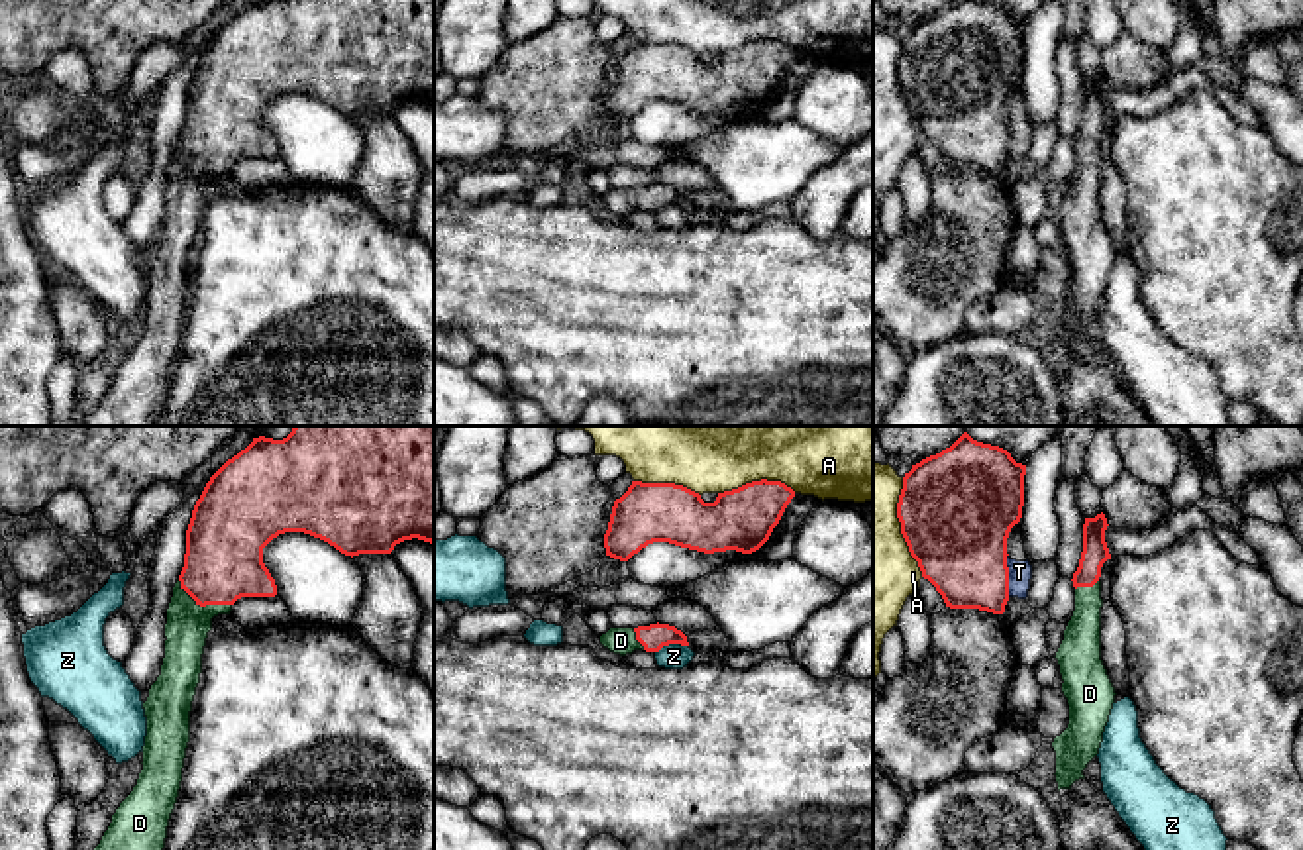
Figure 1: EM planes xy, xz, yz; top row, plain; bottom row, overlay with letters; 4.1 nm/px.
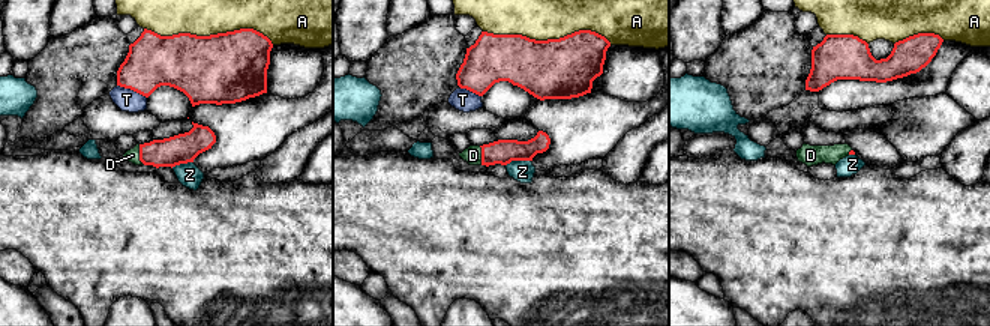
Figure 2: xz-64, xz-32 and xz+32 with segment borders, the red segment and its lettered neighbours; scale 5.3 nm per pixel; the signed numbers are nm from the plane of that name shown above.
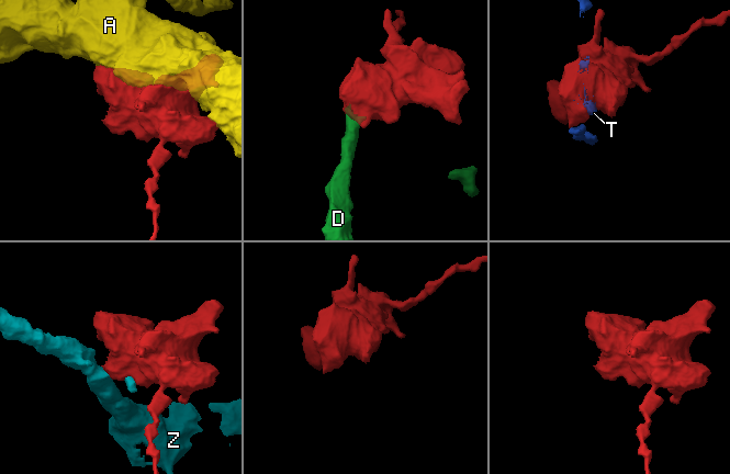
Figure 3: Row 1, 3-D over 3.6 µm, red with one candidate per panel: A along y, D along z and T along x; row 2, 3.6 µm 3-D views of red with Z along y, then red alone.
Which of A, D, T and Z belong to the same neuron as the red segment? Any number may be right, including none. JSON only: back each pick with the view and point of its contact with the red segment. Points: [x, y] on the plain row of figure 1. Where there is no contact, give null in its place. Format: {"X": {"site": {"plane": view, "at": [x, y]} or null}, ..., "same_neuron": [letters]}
{"D": {"site": {"plane": "xy", "at": [203, 165]}}, "same_neuron": ["D"]}

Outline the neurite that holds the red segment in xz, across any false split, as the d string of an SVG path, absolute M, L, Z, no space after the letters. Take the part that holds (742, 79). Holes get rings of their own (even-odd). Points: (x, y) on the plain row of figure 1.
M767 39L718 53L714 63L704 63L699 53L683 45L632 41L628 51L614 61L604 94L606 116L628 122L653 102L669 102L704 114L726 110L752 114L769 100L793 57L791 47Z

